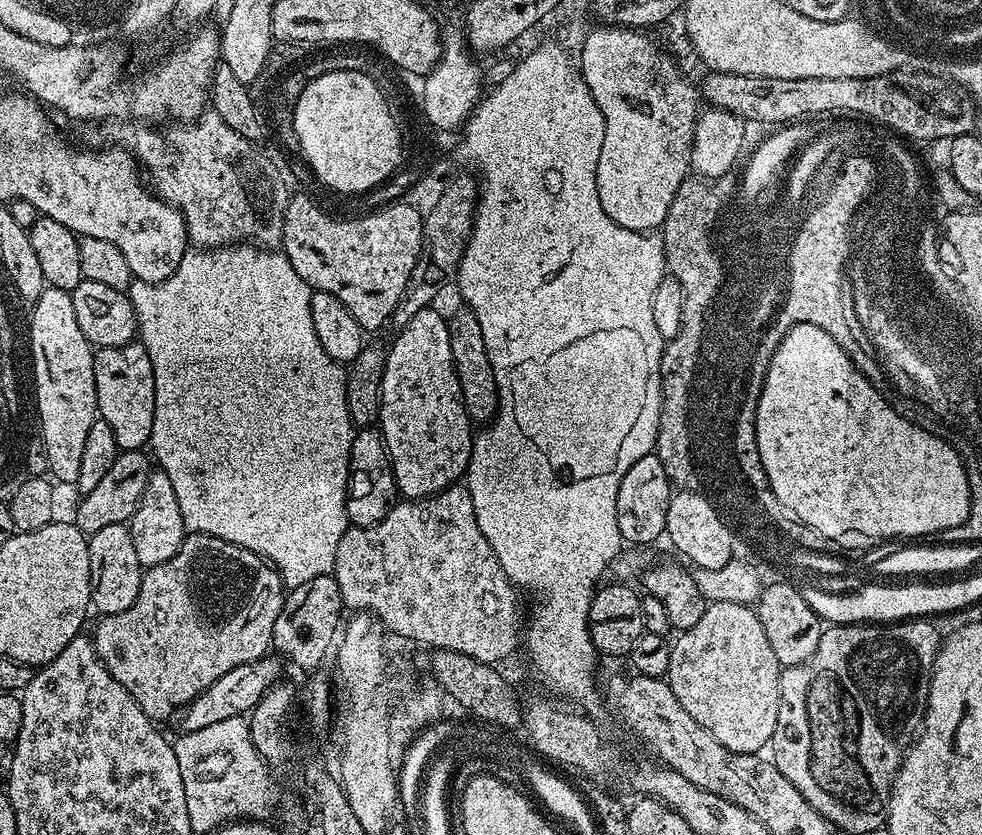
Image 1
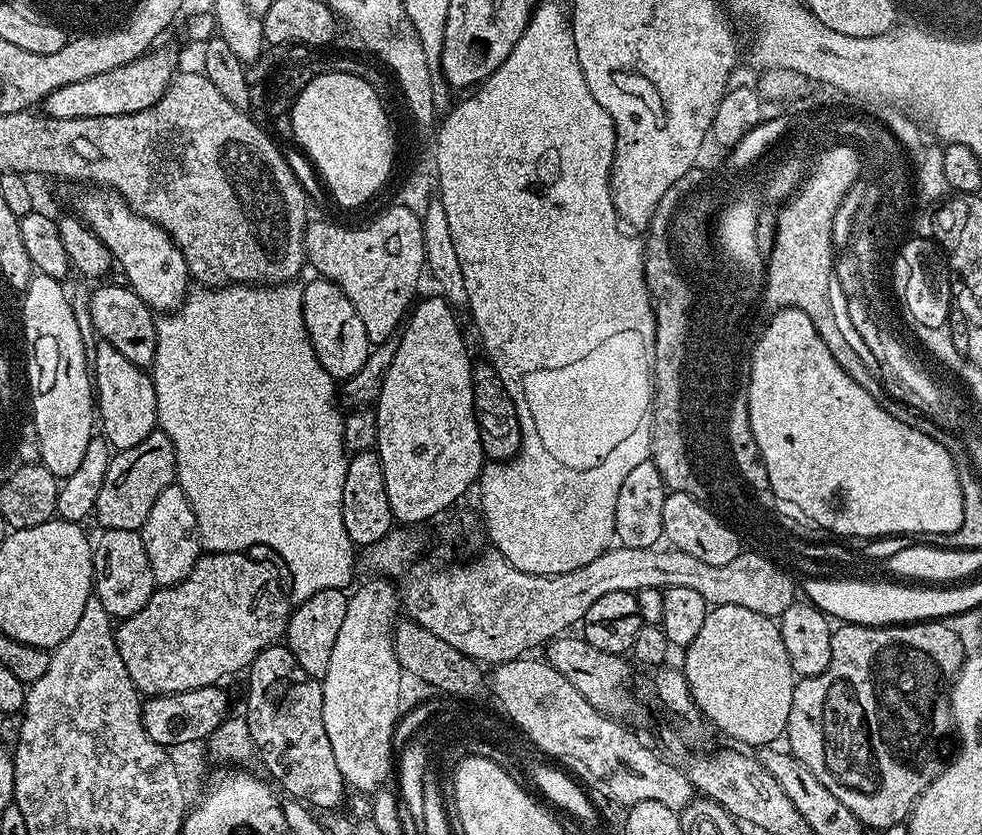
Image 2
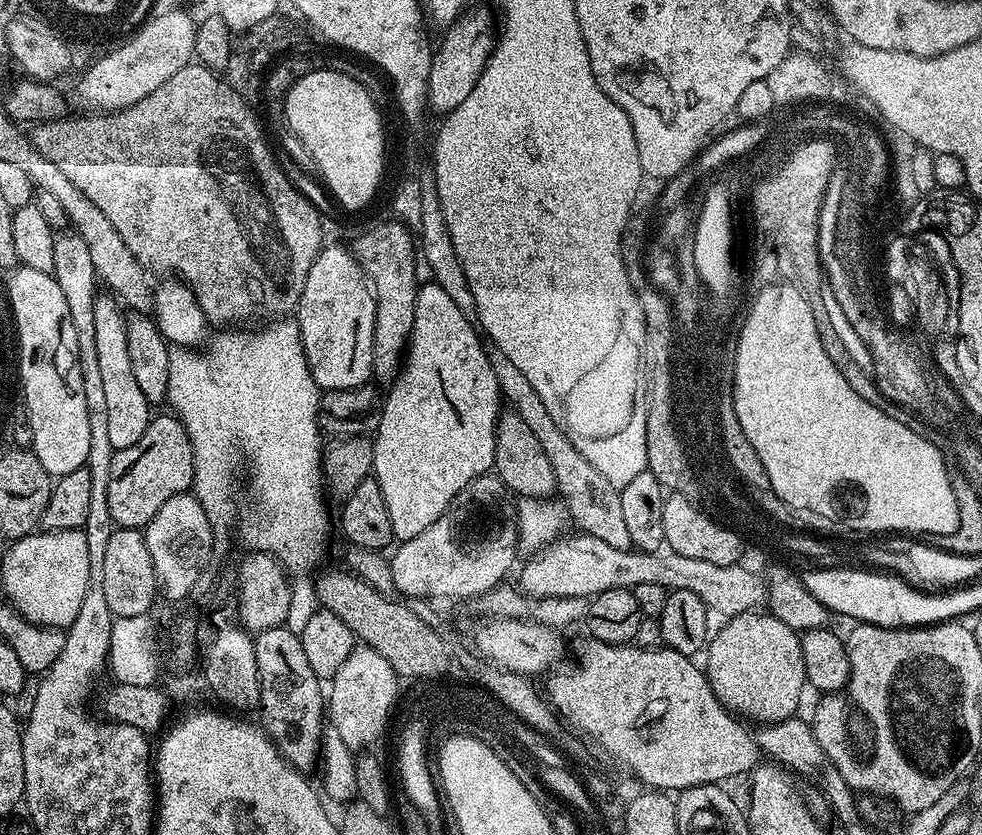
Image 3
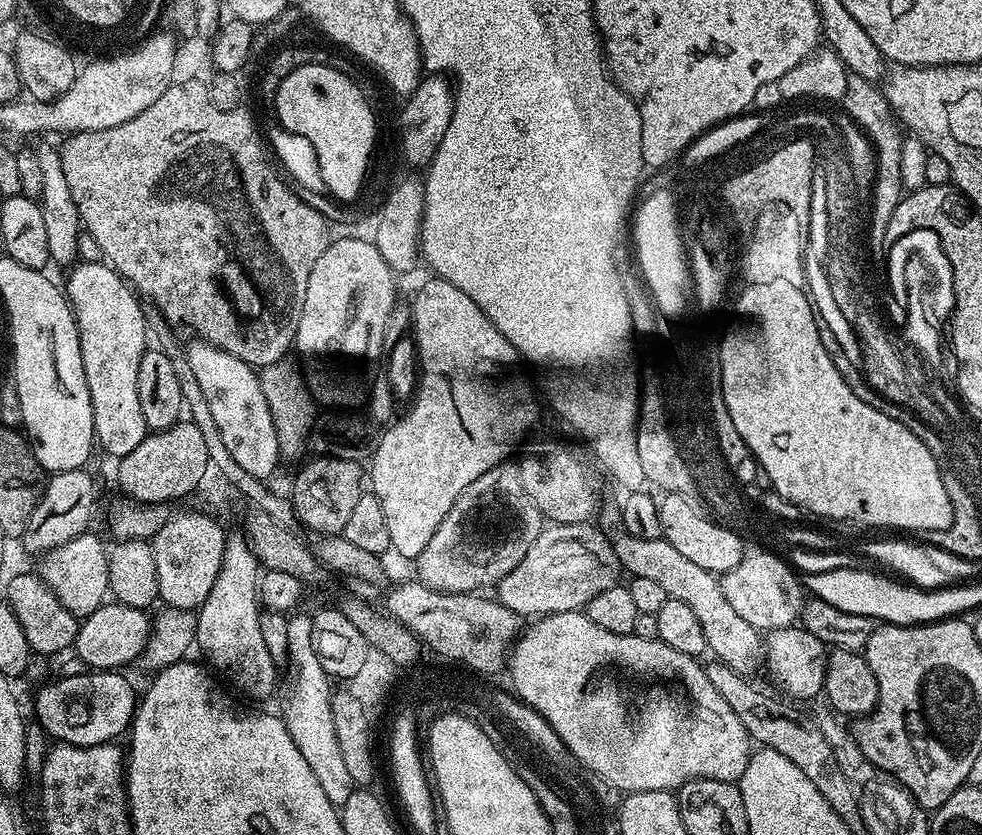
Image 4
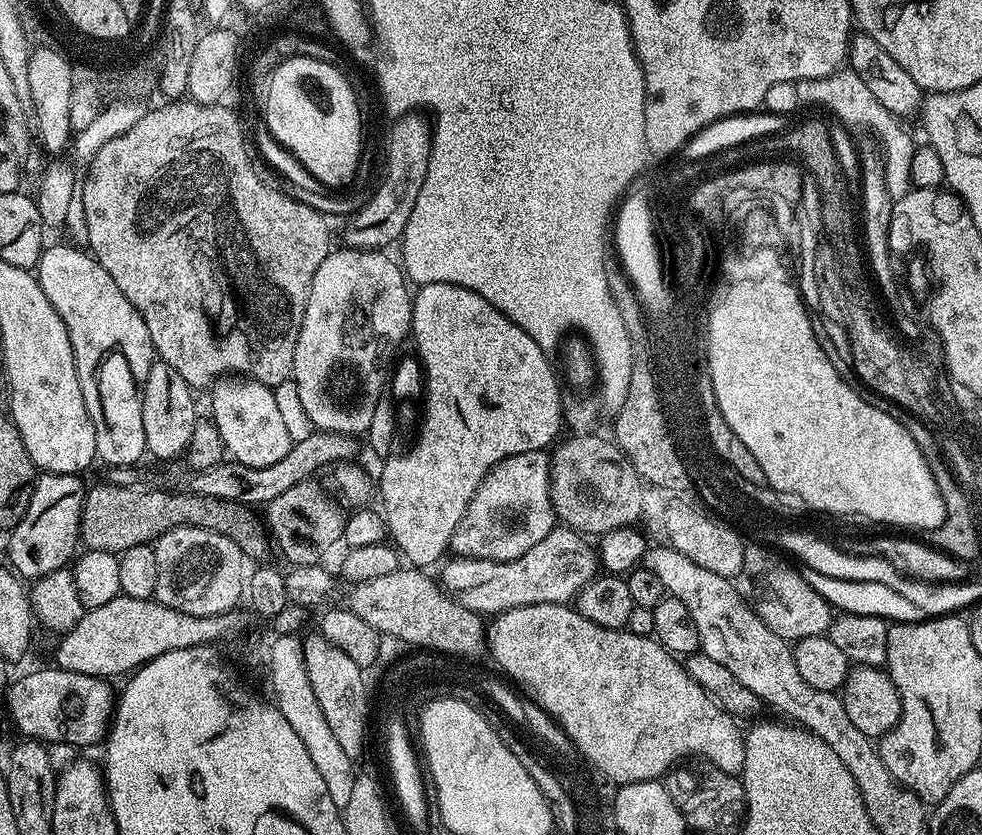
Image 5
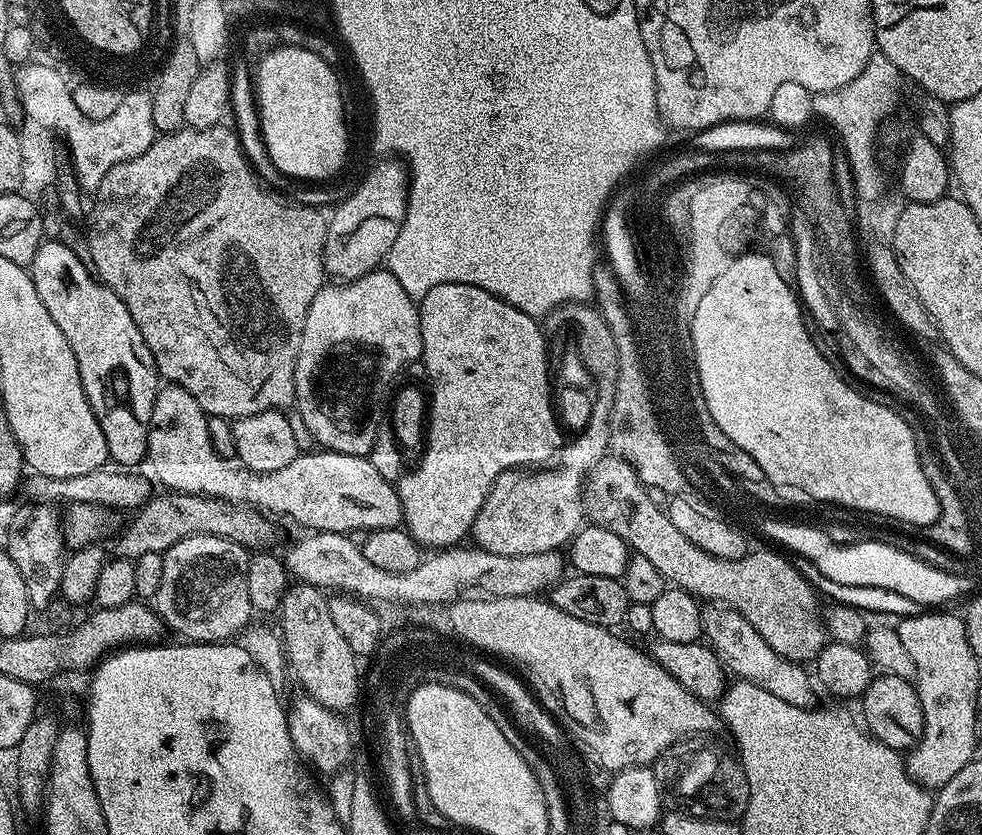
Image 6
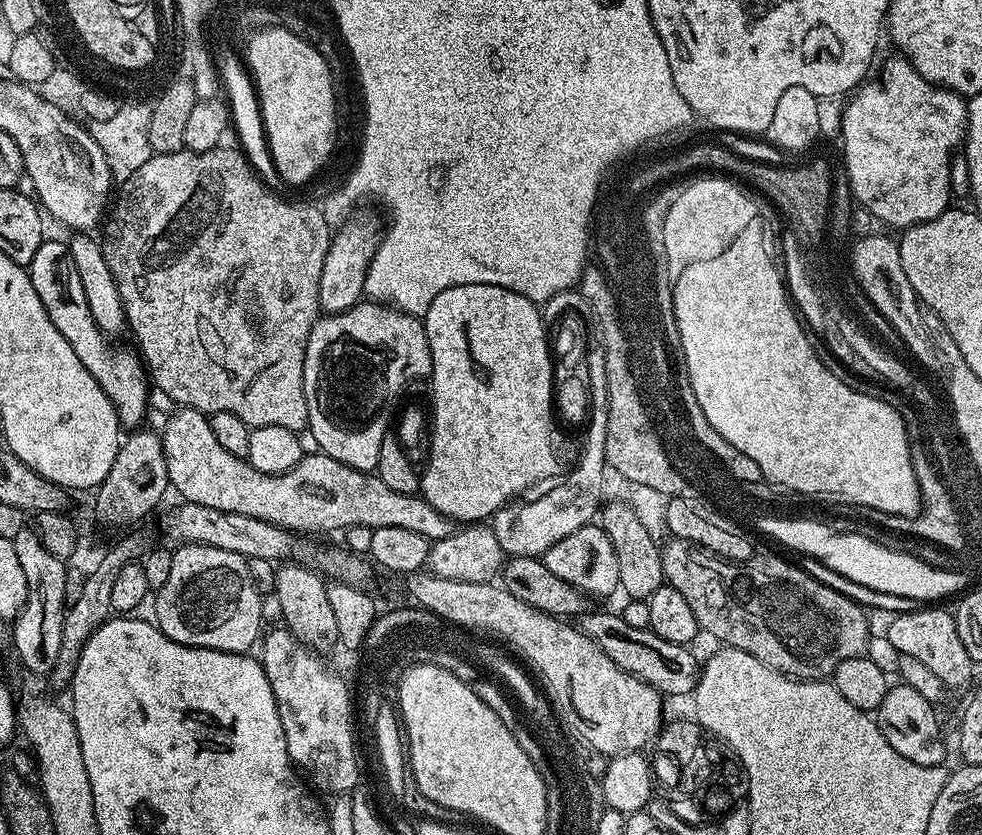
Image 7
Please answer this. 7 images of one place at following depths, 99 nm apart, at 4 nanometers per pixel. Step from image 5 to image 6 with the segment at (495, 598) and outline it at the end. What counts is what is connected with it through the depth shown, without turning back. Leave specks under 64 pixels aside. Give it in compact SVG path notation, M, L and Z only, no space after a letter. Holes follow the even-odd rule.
M315 530L304 534L297 544L289 546L282 552L284 567L301 584L313 584L321 590L336 588L340 594L355 594L365 602L380 604L441 604L447 605L453 600L467 597L469 594L479 594L481 597L490 596L535 596L551 589L552 585L565 575L566 560L559 551L543 552L542 554L518 554L507 556L506 554L490 554L485 548L475 546L453 546L443 550L433 551L425 555L419 566L414 570L406 570L406 574L390 574L390 570L381 570L373 566L366 558L363 547L356 544L351 535L342 532L318 532Z

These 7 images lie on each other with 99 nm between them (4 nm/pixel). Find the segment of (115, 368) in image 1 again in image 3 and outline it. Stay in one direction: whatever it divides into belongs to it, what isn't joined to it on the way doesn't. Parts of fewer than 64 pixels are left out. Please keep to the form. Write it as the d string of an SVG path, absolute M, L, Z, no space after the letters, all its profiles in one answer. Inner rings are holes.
M112 294L97 295L94 302L95 345L98 348L99 371L102 373L103 389L107 401L107 437L113 448L134 446L150 419L150 405L142 386L134 379L134 366L130 366L130 349L126 346L126 316Z

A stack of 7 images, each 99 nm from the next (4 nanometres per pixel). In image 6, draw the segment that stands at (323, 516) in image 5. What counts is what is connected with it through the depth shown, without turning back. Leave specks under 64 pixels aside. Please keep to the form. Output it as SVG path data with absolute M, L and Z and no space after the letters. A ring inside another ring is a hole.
M171 490L163 494L165 496L153 495L152 499L133 515L136 517L125 526L124 533L122 528L115 537L117 557L134 562L142 558L142 554L162 554L170 546L174 546L174 542L187 536L221 536L235 544L243 544L249 550L271 545L268 543L272 540L273 521L257 508L215 500L212 496L191 496Z

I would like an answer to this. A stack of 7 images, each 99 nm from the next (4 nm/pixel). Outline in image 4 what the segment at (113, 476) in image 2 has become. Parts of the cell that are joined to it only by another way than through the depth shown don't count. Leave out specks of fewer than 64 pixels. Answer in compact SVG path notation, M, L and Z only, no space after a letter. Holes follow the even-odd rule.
M181 418L162 432L149 431L135 450L119 457L116 480L120 483L119 491L139 504L173 502L195 493L206 462L205 436L192 419Z

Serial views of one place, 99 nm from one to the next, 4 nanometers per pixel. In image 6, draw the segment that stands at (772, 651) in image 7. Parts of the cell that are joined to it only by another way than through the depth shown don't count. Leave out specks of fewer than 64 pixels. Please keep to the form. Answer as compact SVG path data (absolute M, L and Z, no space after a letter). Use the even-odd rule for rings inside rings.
M609 454L599 460L596 467L588 473L584 481L584 511L591 523L600 528L610 530L618 534L628 543L629 549L635 555L647 558L662 574L669 585L681 588L696 597L701 602L711 602L716 606L733 608L762 638L766 640L766 646L777 652L782 658L793 662L812 662L820 655L826 645L826 629L822 619L822 604L818 599L815 588L806 582L806 578L796 569L795 563L787 555L776 552L749 551L737 560L714 558L712 554L706 554L704 550L694 546L688 538L678 531L678 526L670 522L667 511L660 508L651 500L649 489L640 483L636 471L627 462L615 454Z

